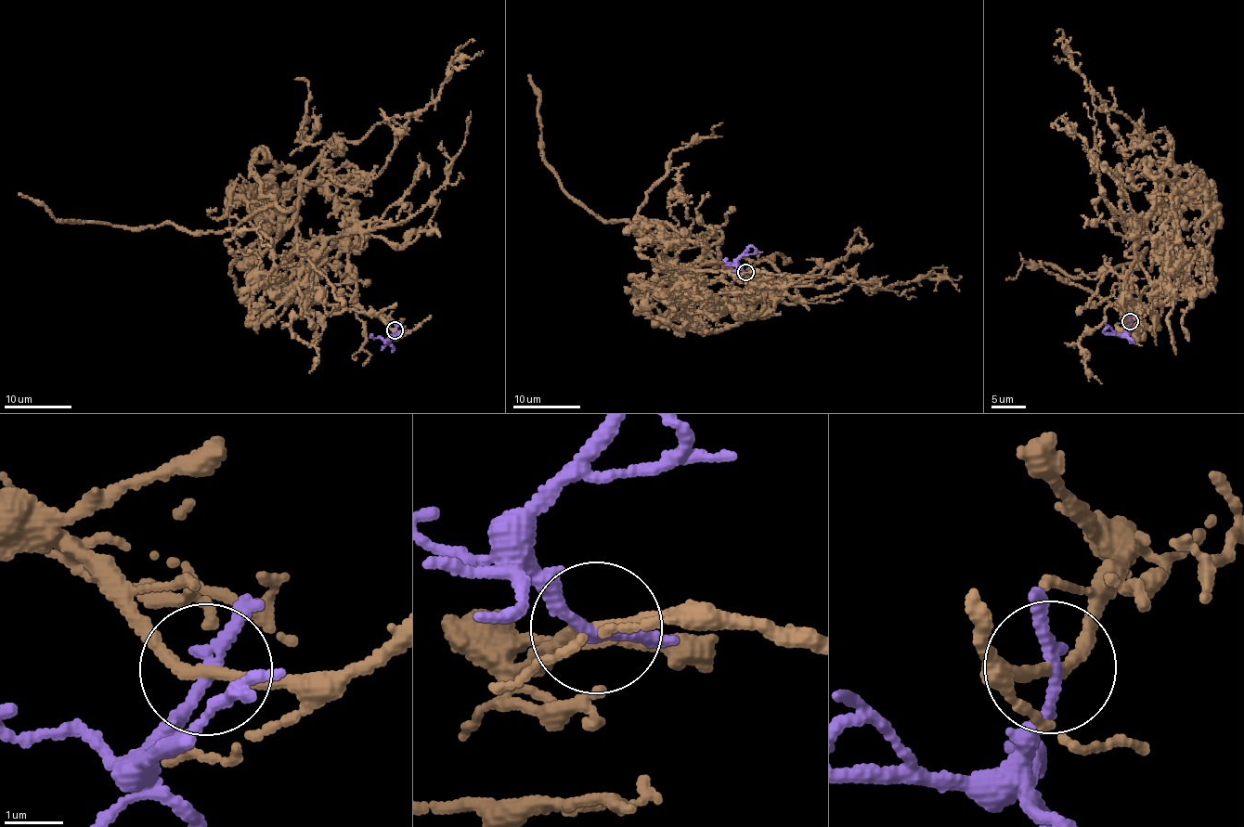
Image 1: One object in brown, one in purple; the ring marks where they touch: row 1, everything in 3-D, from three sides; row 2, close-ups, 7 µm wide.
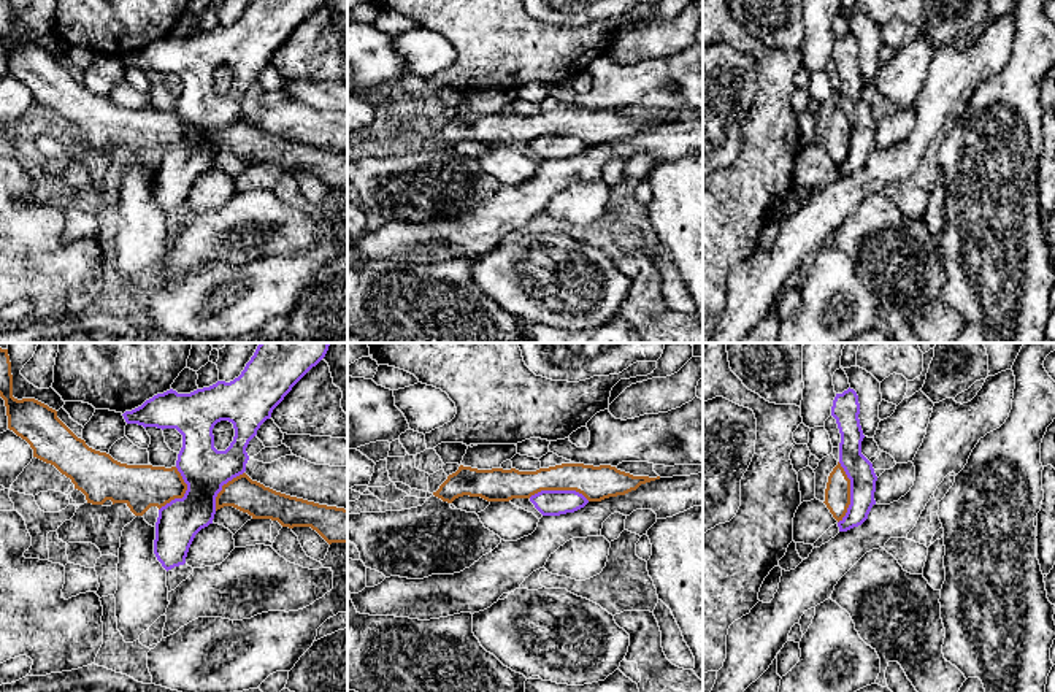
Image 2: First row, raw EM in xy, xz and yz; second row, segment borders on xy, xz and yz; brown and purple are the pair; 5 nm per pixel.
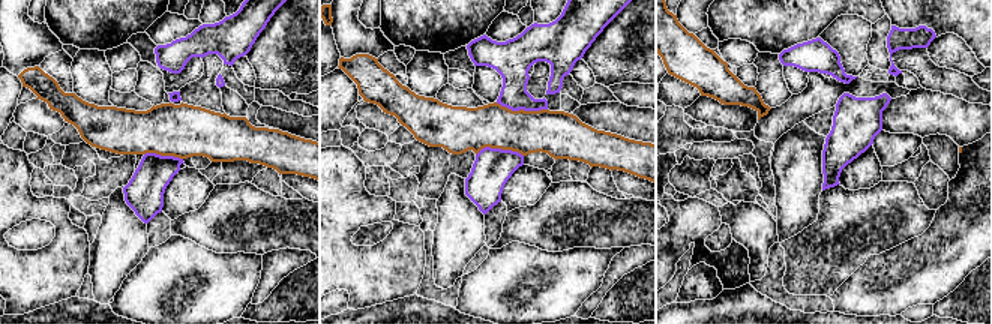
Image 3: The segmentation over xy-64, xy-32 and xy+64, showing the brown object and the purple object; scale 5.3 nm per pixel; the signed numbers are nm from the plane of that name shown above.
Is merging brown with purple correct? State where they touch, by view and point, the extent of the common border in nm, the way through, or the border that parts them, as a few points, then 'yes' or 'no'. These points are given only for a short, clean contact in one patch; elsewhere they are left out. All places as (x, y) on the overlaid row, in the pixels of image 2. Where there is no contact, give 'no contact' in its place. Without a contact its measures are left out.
contact yz (849, 492); length 320 nm; no

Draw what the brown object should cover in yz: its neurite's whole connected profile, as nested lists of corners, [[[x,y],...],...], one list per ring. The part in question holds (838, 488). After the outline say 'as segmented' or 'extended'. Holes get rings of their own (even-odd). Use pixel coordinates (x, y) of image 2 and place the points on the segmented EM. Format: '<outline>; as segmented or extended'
[[[839,462],[828,476],[823,503],[838,522],[842,521],[850,505],[850,479]]]; as segmented

